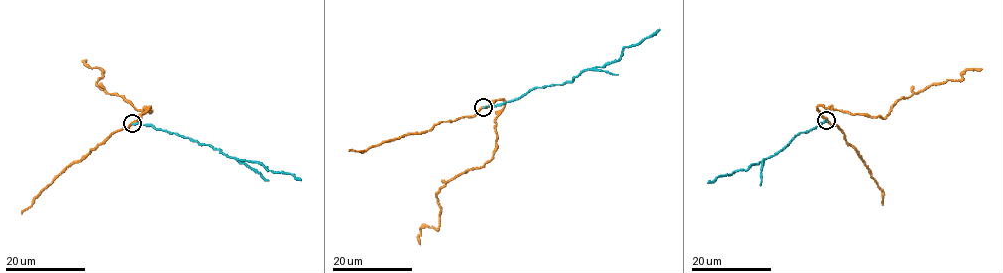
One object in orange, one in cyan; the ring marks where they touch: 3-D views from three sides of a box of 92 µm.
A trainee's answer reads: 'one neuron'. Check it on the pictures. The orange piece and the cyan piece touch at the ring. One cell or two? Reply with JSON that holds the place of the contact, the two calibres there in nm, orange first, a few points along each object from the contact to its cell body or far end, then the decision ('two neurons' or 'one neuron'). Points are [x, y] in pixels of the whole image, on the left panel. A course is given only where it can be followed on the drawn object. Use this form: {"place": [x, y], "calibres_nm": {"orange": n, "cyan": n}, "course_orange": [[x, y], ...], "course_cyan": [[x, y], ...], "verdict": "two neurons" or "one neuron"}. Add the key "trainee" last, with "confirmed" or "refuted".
{"place": [132, 123], "calibres_nm": {"orange": 240, "cyan": 180}, "course_orange": [[132, 123], [150, 108], [143, 114], [122, 97], [101, 89], [96, 82], [104, 72], [89, 68], [86, 60]], "course_cyan": [[132, 123], [153, 125], [177, 133], [210, 145], [231, 158], [255, 161], [268, 170], [293, 174], [300, 180]], "verdict": "two neurons", "trainee": "refuted"}

